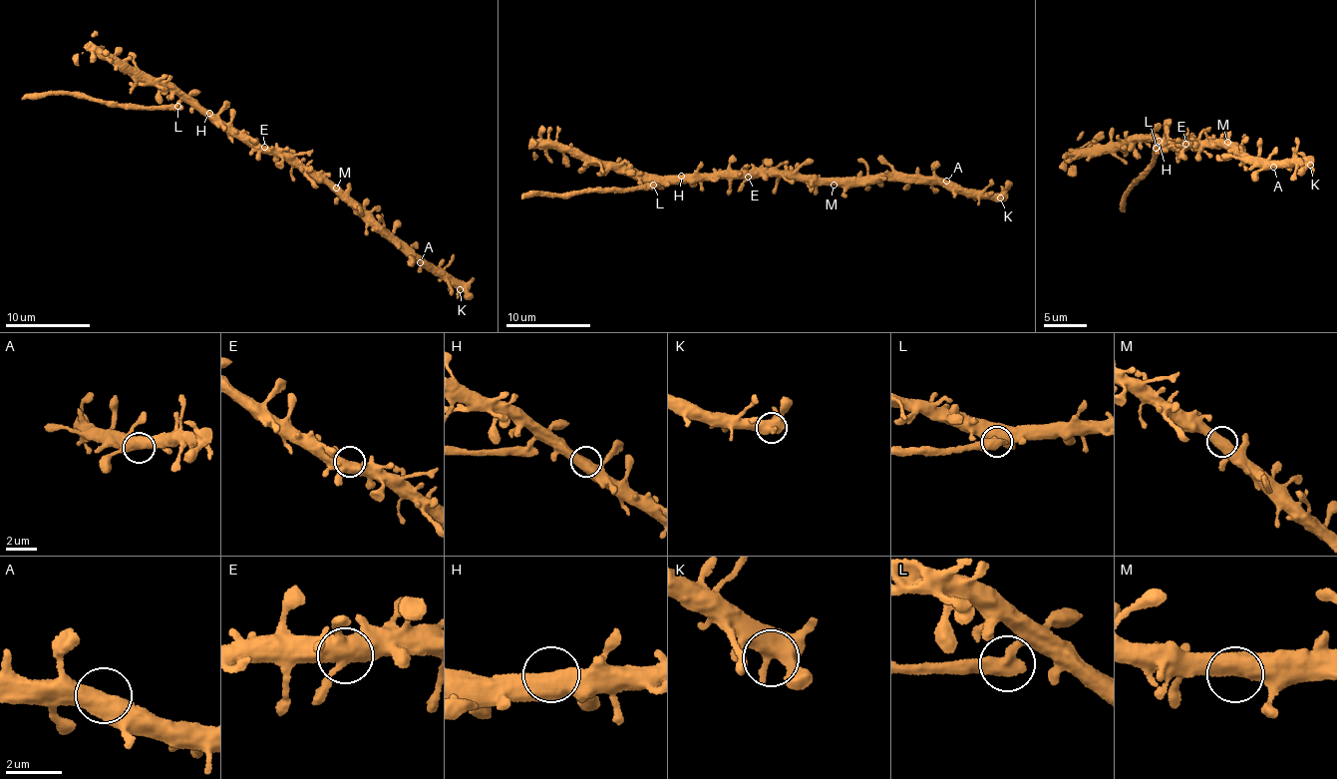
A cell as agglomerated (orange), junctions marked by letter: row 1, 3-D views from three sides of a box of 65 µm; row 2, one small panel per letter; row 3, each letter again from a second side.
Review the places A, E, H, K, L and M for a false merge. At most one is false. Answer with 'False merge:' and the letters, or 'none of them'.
False merge: L

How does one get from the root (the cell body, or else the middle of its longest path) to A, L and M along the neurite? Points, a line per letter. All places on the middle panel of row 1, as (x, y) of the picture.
A: (753, 173), (817, 181), (941, 178), (946, 181)
L: (753, 173), (694, 172), (681, 177), (666, 177), (652, 184)
M: (753, 173), (834, 185)

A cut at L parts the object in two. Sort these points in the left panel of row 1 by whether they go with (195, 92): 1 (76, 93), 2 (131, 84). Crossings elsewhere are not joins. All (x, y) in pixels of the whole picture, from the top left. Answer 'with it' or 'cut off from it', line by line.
1: cut off from it
2: with it

